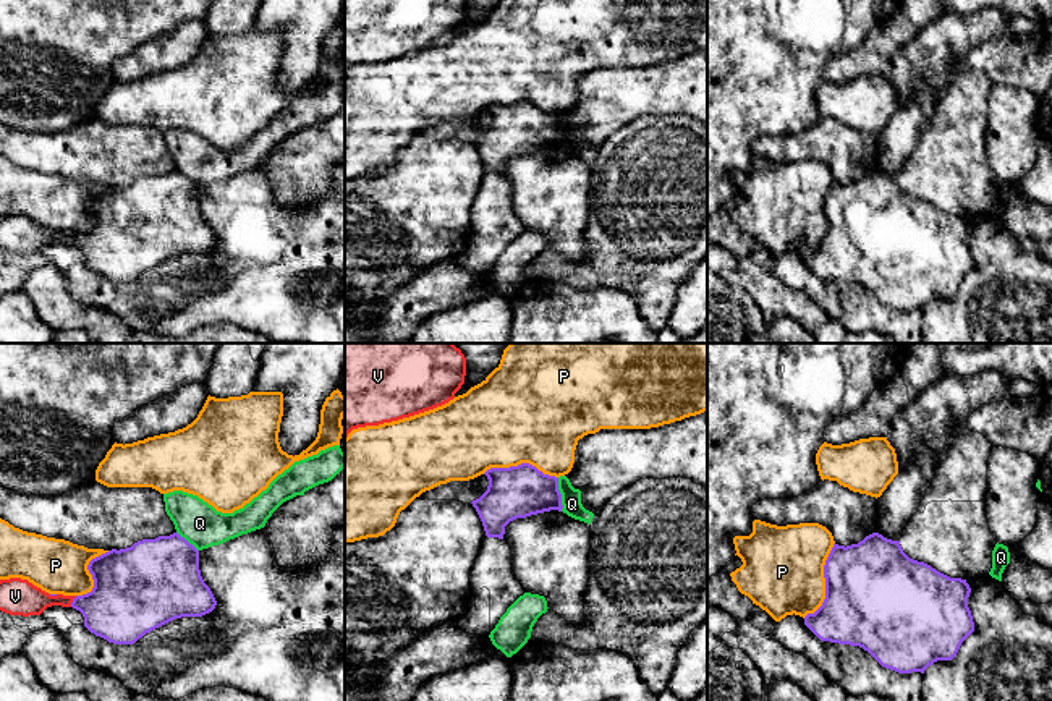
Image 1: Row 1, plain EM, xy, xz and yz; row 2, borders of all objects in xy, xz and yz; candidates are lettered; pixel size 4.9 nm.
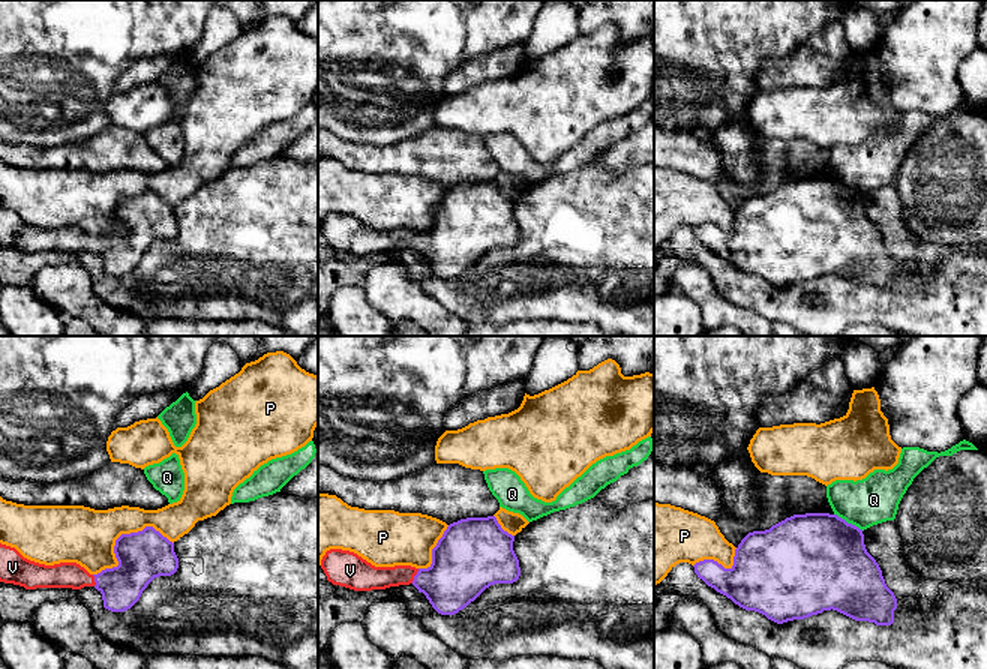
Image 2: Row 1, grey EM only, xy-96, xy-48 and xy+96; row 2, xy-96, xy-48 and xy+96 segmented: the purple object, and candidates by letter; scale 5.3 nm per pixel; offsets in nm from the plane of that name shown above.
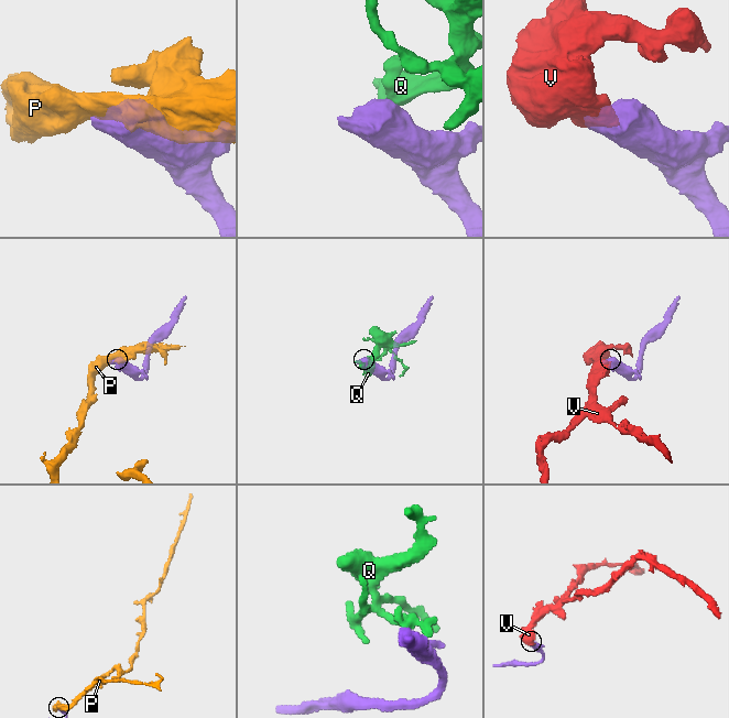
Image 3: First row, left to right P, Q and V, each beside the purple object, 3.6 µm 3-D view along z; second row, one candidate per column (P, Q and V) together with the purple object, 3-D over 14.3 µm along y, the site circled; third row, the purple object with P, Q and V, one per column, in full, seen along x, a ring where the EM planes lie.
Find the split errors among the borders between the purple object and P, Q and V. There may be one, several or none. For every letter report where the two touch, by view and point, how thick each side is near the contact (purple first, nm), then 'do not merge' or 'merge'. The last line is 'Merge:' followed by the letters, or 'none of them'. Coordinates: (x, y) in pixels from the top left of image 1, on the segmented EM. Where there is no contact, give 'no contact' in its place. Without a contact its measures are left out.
P: yz (826, 583) | 500/400 nm | do not merge
Q: xz (560, 494) | 260/100 nm | do not merge
V: xy (73, 601) | 360/170 nm | merge
Merge: V

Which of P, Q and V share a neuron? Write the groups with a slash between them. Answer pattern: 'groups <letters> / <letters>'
groups P / Q / V

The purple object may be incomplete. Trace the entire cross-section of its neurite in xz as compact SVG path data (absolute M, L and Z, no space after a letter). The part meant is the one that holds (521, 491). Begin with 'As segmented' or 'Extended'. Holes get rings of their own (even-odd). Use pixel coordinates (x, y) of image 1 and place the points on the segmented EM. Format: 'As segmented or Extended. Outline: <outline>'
As segmented. Outline: M529 463L490 468L484 474L489 479L487 491L471 503L487 537L503 539L505 526L516 518L563 508L558 478Z

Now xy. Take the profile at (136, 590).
Extended. Outline: M178 533L142 539L126 549L112 549L87 565L94 580L91 593L83 596L49 594L28 580L10 578L0 580L0 610L10 615L40 615L47 607L62 605L79 610L84 617L84 627L113 644L134 644L146 633L181 617L202 617L212 612L217 601L210 588L204 583L199 570L199 550Z

